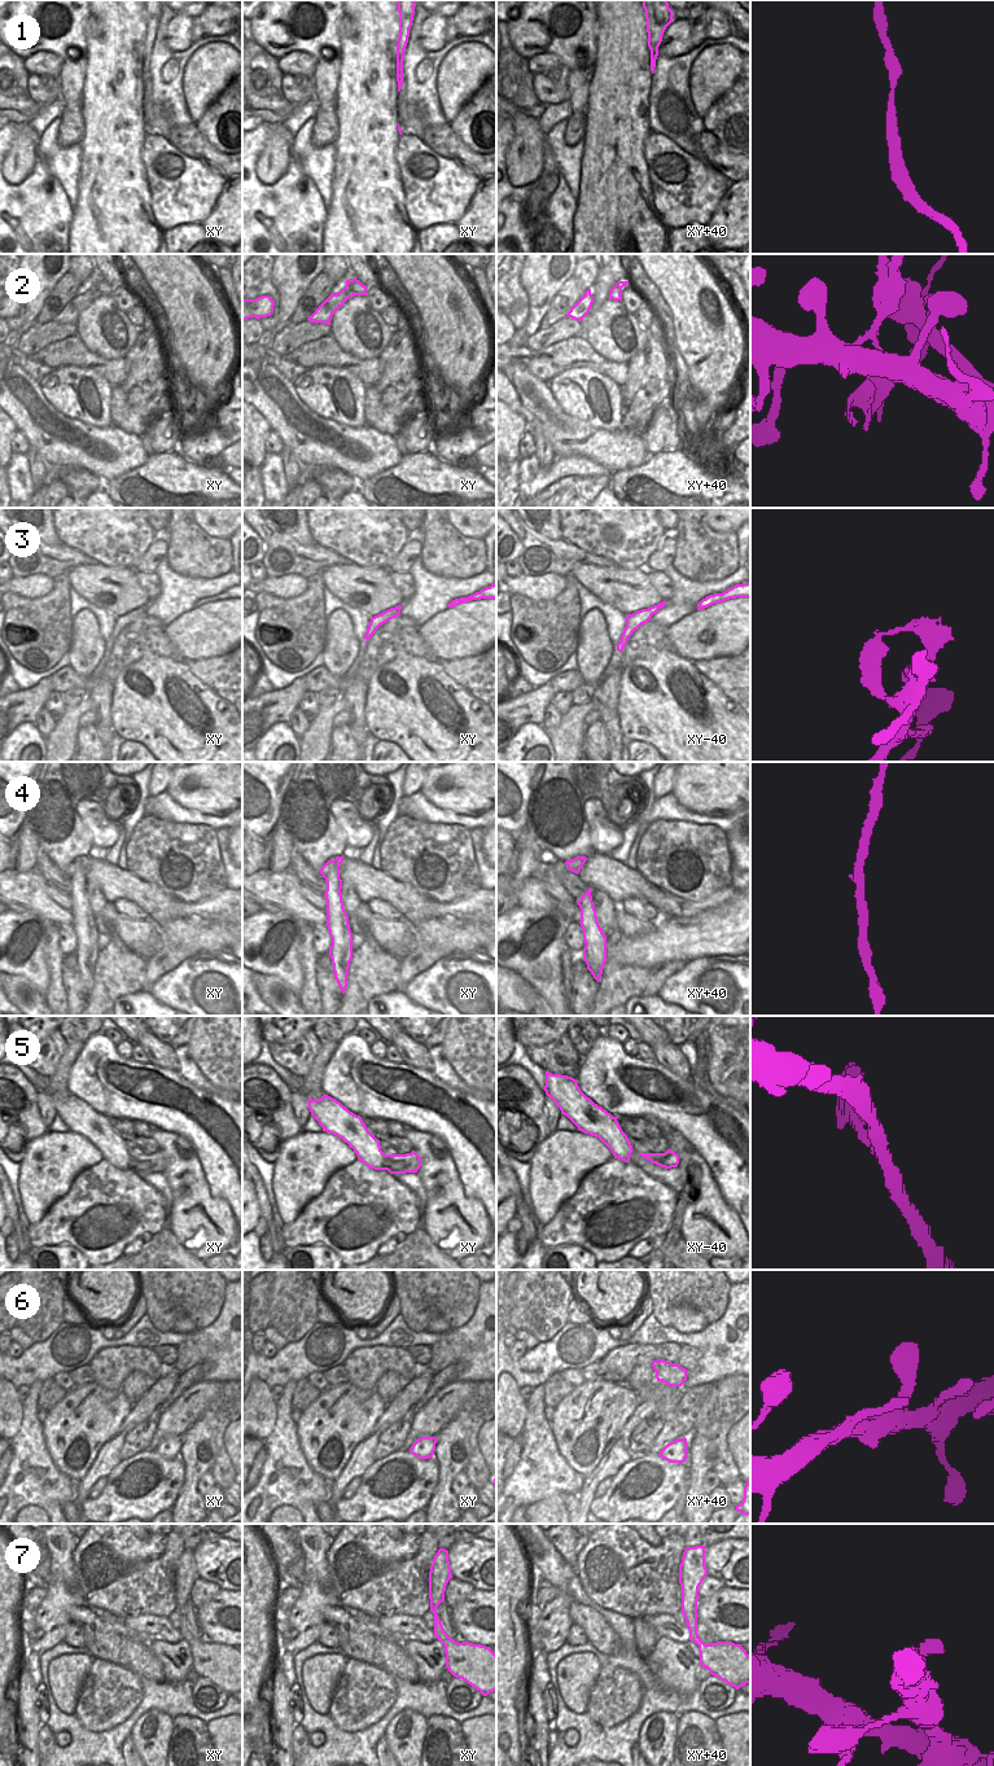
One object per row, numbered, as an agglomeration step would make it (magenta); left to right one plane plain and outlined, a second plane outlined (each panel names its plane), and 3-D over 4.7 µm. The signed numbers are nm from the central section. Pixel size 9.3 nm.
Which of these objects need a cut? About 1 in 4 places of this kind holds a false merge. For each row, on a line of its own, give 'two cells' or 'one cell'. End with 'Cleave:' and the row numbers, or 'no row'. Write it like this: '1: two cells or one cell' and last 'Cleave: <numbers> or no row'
1: one cell
2: two cells
3: two cells
4: one cell
5: one cell
6: one cell
7: one cell
Cleave: 2, 3

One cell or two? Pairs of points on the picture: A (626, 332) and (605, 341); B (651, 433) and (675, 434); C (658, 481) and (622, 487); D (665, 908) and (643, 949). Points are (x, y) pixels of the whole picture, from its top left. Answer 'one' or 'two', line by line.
A: one
B: two
C: one
D: one

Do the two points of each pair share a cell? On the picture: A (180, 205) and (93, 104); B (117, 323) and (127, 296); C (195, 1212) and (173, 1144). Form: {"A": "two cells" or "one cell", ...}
{"A": "two cells", "B": "two cells", "C": "one cell"}

